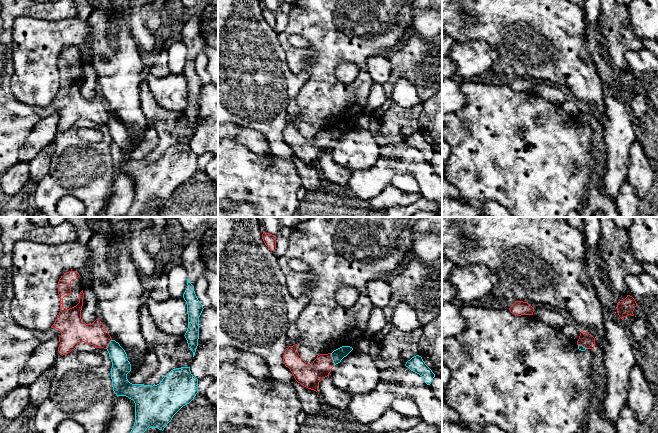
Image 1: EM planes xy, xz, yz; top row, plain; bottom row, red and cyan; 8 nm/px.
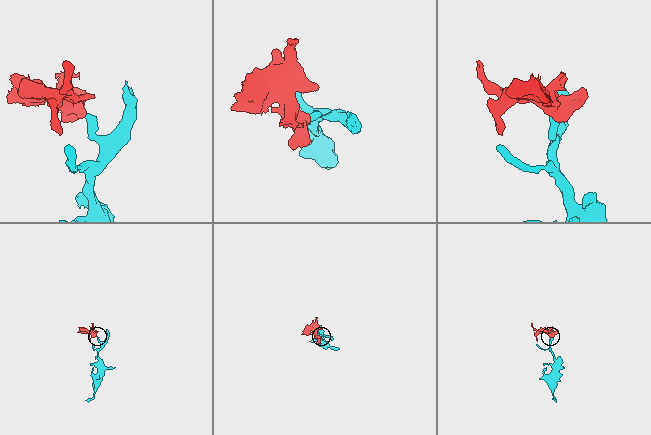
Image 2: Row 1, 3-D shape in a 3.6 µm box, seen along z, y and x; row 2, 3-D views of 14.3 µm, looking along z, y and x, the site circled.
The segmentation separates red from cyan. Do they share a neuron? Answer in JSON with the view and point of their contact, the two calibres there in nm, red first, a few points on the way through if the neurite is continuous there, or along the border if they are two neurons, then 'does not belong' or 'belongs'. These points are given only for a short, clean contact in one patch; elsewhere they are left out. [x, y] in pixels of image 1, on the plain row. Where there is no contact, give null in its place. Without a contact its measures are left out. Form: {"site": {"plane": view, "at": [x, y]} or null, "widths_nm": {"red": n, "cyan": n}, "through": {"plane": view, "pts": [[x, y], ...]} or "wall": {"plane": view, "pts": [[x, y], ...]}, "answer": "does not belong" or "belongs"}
{"site": {"plane": "xz", "at": [331, 135]}, "widths_nm": {"red": 180, "cyan": 100}, "wall": {"plane": "xz", "pts": [[330, 129], [334, 141]]}, "answer": "does not belong"}

